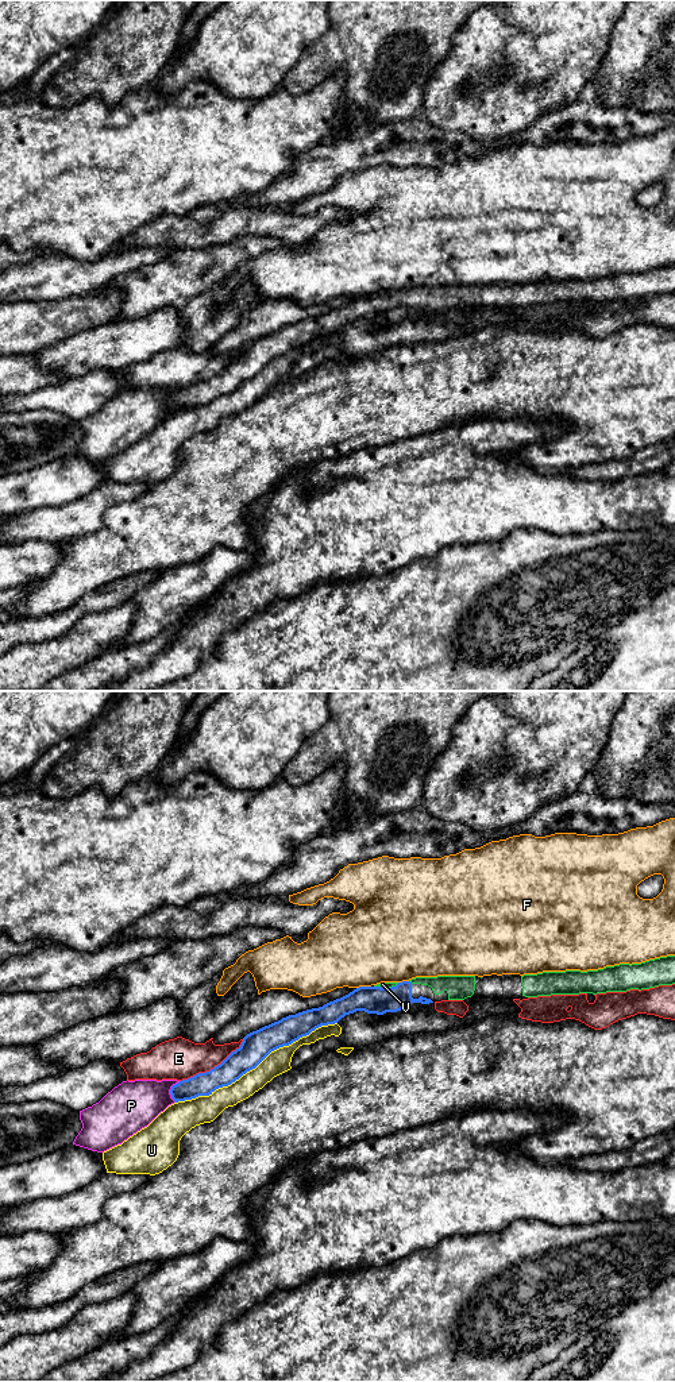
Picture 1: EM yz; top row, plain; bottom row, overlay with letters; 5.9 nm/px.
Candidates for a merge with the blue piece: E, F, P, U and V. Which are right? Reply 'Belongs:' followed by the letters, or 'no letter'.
Belongs: V

